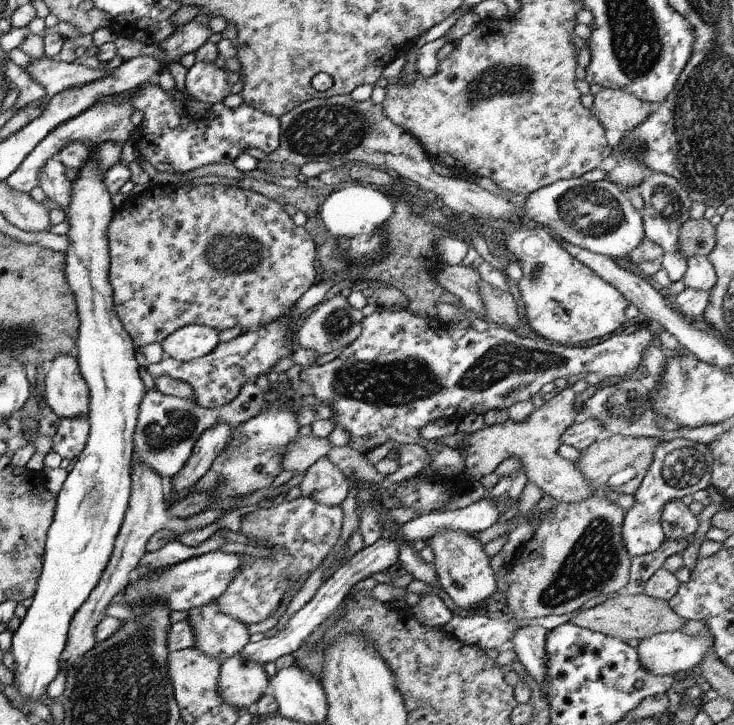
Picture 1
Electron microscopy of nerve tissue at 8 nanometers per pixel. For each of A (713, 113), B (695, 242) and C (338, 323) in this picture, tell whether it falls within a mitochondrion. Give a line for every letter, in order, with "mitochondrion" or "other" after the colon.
A: mitochondrion
B: mitochondrion
C: mitochondrion

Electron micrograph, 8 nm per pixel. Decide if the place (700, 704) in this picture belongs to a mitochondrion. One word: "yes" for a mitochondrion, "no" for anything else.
no

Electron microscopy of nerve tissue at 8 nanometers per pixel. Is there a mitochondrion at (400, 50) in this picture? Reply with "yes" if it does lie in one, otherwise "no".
no

